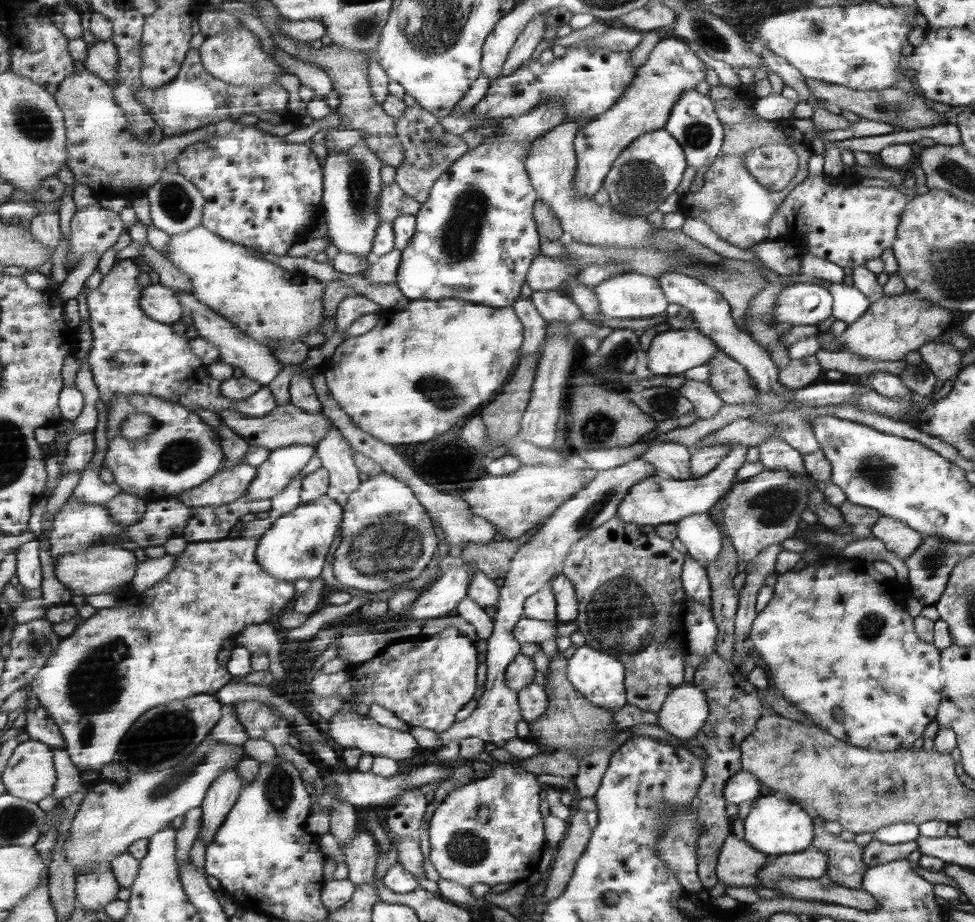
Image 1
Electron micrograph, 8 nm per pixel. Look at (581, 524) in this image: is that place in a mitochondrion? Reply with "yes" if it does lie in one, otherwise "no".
yes

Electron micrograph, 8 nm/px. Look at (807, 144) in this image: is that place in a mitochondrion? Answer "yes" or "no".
no

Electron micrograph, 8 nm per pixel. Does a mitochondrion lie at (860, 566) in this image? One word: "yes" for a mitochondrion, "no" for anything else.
no

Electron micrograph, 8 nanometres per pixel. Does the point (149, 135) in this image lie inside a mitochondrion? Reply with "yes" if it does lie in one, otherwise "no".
yes

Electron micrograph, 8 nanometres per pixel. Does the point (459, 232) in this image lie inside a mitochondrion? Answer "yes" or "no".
yes

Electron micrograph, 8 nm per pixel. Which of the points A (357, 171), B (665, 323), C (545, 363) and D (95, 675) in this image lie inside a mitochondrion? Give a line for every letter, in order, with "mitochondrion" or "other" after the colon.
A: mitochondrion
B: other
C: other
D: mitochondrion

